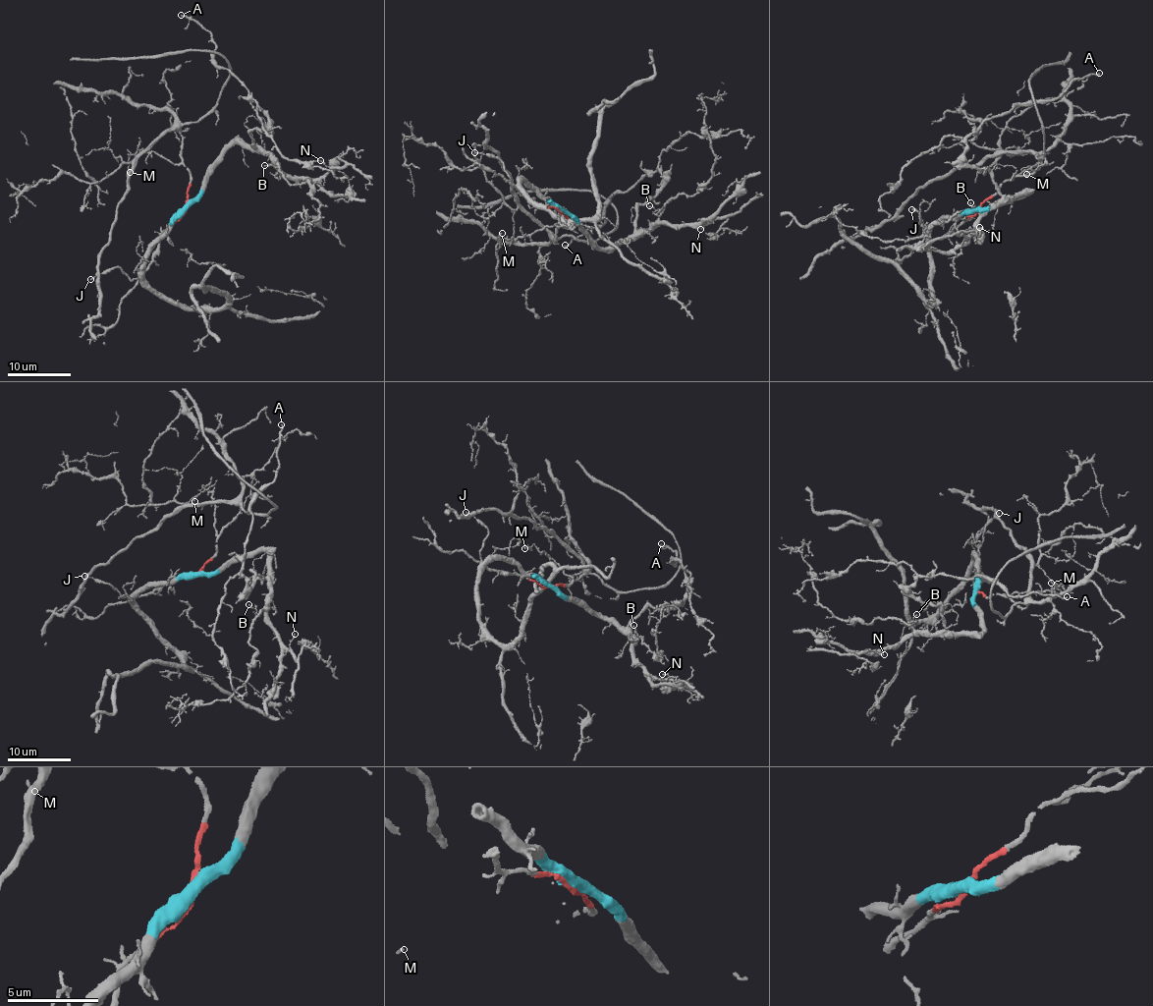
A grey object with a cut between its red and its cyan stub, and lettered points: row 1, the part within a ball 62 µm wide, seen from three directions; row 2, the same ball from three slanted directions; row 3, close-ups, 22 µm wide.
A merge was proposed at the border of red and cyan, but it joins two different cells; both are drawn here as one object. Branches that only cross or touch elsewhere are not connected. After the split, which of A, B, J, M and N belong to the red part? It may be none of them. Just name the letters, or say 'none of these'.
J, M

